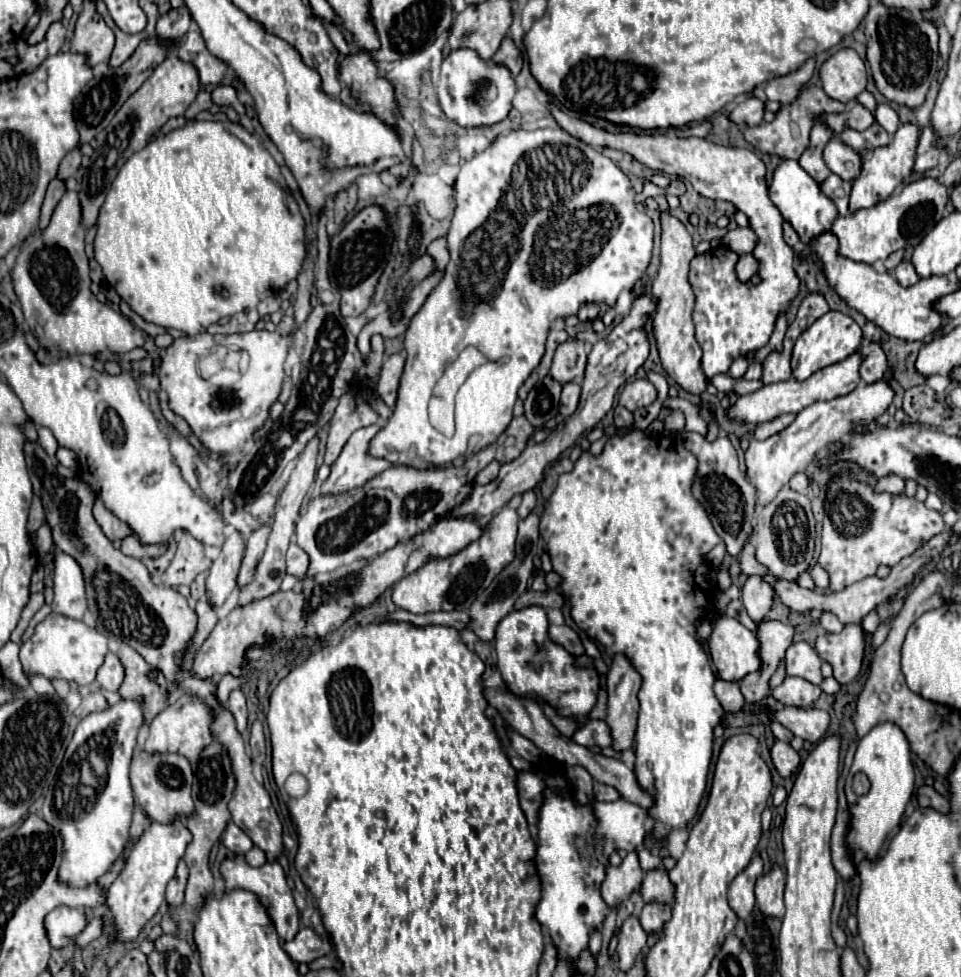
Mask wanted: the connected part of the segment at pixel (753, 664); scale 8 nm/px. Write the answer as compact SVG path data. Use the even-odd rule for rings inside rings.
M717 617L715 619L715 629L709 639L709 653L717 667L719 677L723 681L741 681L747 673L757 671L761 667L759 649L761 649L761 643L759 643L755 631L749 631L733 617Z

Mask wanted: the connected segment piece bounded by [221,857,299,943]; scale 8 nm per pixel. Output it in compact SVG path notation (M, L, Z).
M233 857L233 859L225 859L221 863L221 873L225 877L225 885L227 889L249 889L253 893L257 893L261 897L261 903L265 905L273 925L277 927L277 933L279 933L279 939L285 943L285 941L291 941L297 931L299 931L299 911L295 907L295 901L293 901L293 893L285 881L285 873L281 869L279 863L265 863L263 867L249 867L245 863L243 857Z

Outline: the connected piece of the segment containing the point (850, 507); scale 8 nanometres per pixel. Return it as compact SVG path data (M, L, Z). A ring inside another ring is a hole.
M841 471L833 477L825 501L819 565L831 577L831 591L841 591L851 583L875 575L879 565L895 567L945 529L943 515L927 509L915 497L907 497L905 493L897 497L887 493L875 495L869 485L853 481L847 471Z

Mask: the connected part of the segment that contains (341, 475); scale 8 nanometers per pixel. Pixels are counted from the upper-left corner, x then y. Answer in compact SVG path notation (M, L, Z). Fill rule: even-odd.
M375 423L369 427L361 427L351 435L339 459L331 465L331 475L323 483L321 493L341 493L341 489L361 487L365 481L393 465L391 461L373 457L369 453L369 443L379 431L381 425Z

